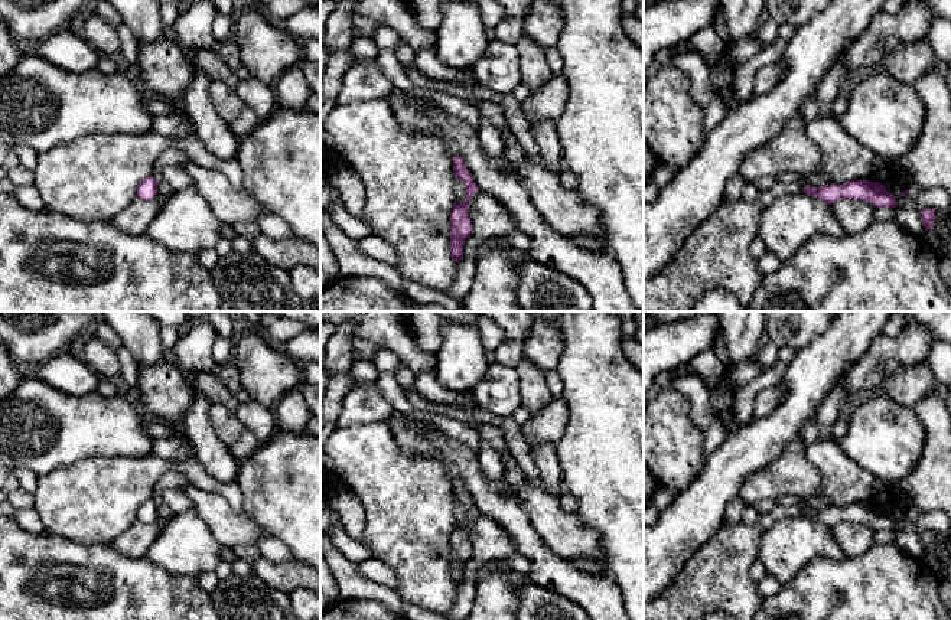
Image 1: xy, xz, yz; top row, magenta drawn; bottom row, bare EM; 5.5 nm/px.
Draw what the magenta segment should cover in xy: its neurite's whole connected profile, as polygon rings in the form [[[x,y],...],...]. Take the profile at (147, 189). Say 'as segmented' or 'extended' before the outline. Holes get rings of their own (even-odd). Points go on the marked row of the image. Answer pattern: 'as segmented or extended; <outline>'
as segmented; [[[149,176],[137,186],[136,196],[143,200],[152,200],[157,193],[157,185],[159,182],[153,176]]]

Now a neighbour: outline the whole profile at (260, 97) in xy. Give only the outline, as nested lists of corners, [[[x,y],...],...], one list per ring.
[[[255,78],[240,79],[234,89],[261,120],[267,118],[277,104],[274,88]]]

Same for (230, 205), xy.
[[[192,161],[182,167],[192,177],[192,186],[222,223],[257,222],[263,213],[268,212],[250,193],[235,189],[221,172]]]

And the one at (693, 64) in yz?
[[[687,52],[671,58],[668,63],[690,78],[693,99],[707,108],[716,89],[711,84],[706,56],[698,52]]]

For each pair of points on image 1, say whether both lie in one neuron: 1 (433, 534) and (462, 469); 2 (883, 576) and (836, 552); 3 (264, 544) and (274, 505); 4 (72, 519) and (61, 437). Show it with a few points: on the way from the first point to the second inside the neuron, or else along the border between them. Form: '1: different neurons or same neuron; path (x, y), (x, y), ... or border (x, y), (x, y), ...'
1: different neurons; border (427, 456), (442, 466), (443, 475), (450, 482)
2: different neurons; border (847, 557), (840, 560), (814, 560)
3: different neurons; border (269, 534), (279, 538), (295, 557)
4: different neurons; border (98, 456), (57, 466), (38, 477)

